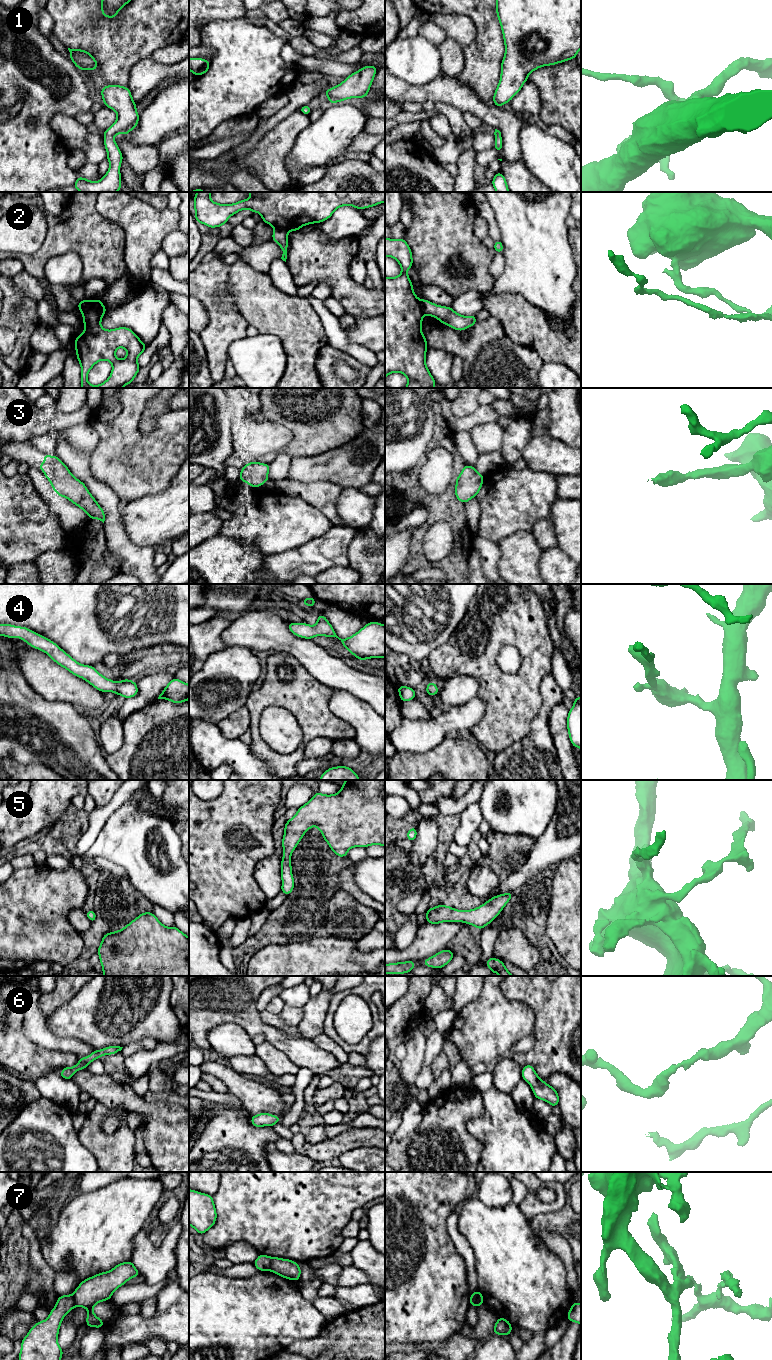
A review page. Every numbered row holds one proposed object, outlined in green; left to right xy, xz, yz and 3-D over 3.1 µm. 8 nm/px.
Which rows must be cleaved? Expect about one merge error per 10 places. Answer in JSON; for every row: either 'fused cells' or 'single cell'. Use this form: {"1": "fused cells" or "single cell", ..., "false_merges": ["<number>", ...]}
{"1": "single cell", "2": "fused cells", "3": "single cell", "4": "single cell", "5": "single cell", "6": "single cell", "7": "fused cells", "false_merges": ["2", "7"]}

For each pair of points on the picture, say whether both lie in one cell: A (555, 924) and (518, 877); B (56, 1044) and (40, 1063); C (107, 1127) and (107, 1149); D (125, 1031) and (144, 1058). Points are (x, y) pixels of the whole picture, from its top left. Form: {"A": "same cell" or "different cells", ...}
{"A": "different cells", "B": "different cells", "C": "different cells", "D": "different cells"}

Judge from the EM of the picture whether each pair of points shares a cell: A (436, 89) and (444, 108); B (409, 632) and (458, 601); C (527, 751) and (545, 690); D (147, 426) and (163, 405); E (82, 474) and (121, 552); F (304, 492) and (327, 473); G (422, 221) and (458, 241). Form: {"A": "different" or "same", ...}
{"A": "different", "B": "same", "C": "same", "D": "same", "E": "same", "F": "different", "G": "same"}

